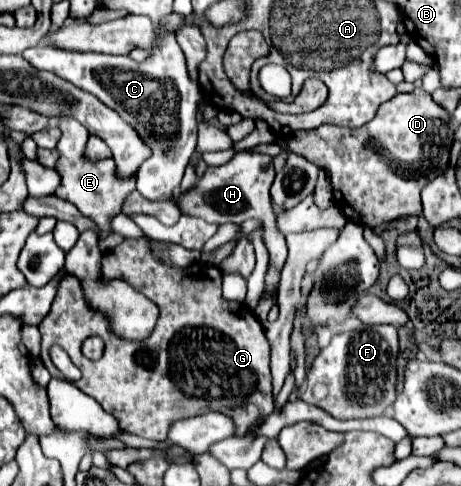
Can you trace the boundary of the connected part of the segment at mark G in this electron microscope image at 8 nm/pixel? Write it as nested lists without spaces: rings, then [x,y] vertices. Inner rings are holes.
[[[125,238],[117,248],[113,248],[103,256],[105,278],[119,278],[129,282],[131,286],[135,286],[135,290],[139,290],[159,306],[161,314],[153,334],[143,342],[117,338],[109,330],[109,326],[105,326],[105,318],[101,314],[93,314],[93,310],[89,308],[77,278],[67,274],[59,282],[57,296],[51,304],[49,314],[39,324],[39,332],[43,336],[41,360],[51,372],[51,376],[59,378],[61,372],[55,368],[51,358],[47,358],[47,350],[53,344],[59,344],[83,374],[81,380],[75,382],[75,386],[83,390],[87,396],[95,398],[105,412],[119,418],[123,430],[127,430],[129,434],[137,434],[137,436],[161,442],[167,438],[167,432],[173,422],[191,418],[197,414],[205,414],[211,410],[213,402],[247,402],[247,430],[249,430],[251,426],[259,424],[259,420],[263,420],[273,412],[269,342],[265,338],[265,332],[257,322],[255,314],[245,304],[223,298],[221,294],[223,274],[217,266],[211,266],[207,262],[193,262],[187,268],[173,268],[155,258],[153,254],[155,242],[157,240],[151,240],[151,238],[137,238],[137,240]],[[89,336],[99,336],[105,342],[105,352],[97,362],[85,358],[81,352],[81,344]]]

